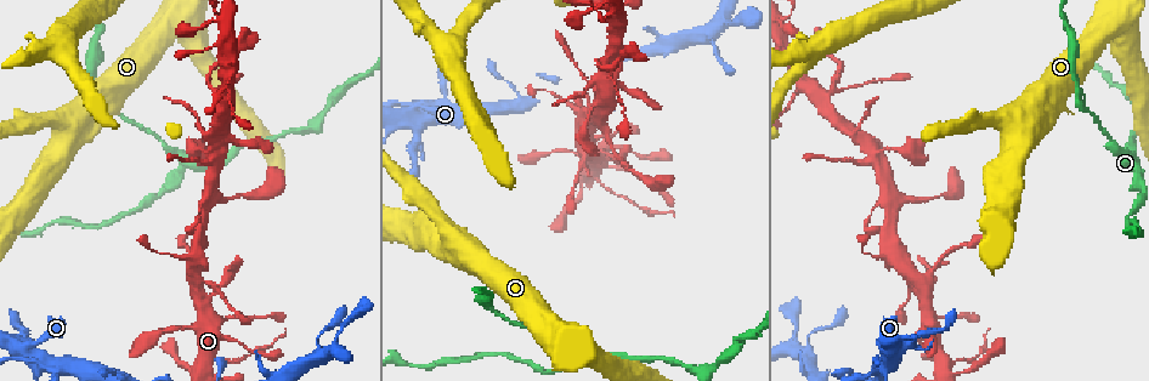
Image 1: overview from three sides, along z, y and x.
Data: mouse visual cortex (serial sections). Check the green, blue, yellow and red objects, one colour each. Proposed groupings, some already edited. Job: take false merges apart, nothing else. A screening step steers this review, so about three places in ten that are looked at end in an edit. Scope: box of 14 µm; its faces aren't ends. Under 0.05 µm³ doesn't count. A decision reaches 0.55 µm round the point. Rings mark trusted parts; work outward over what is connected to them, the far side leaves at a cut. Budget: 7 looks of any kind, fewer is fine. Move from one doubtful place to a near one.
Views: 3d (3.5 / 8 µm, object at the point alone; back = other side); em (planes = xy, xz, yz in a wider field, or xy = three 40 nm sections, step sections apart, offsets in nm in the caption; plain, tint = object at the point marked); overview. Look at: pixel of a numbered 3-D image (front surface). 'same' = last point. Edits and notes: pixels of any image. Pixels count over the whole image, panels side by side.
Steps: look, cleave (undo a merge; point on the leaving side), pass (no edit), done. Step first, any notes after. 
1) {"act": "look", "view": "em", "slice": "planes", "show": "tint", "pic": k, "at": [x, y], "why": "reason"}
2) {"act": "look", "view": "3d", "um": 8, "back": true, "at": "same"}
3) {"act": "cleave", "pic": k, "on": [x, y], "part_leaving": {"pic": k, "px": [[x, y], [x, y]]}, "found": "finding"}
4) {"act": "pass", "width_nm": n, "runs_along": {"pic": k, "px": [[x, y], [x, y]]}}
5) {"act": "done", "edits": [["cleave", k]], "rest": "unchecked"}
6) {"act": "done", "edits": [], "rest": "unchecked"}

{"act": "look", "view": "3d", "um": 3.5, "pic": 1, "at": [596, 65], "why": "abrupt turn"}

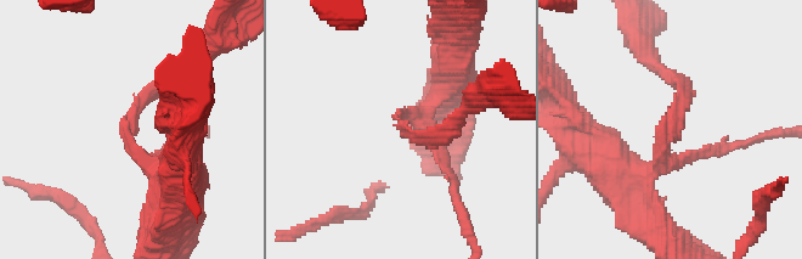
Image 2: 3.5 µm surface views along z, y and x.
{"act": "look", "view": "em", "slice": "planes", "show": "tint", "pic": 2, "at": [127, 126], "arm_widths_nm": [200, 200], "why": "now the EM"}

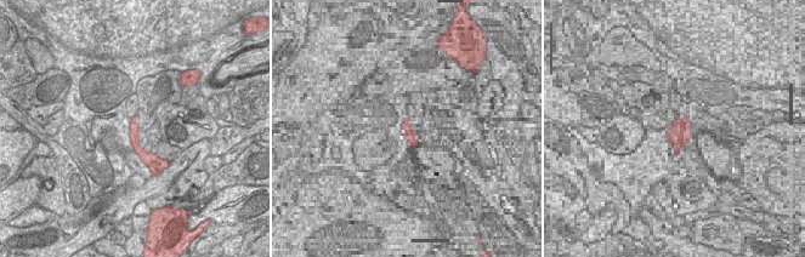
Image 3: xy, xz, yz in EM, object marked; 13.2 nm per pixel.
{"act": "pass", "runs_along": {"pic": 3, "px": [[132, 123], [136, 147], [154, 161]]}, "found": "continuous, no second cell"}

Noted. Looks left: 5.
{"act": "look", "view": "3d", "um": 3.5, "pic": 1, "at": [226, 316], "why": "sudden change in width"}

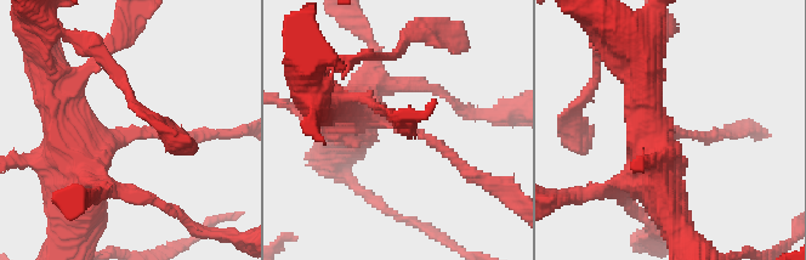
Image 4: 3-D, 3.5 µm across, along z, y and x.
{"act": "look", "view": "em", "slice": "xy", "step": 1, "show": "tint", "pic": 4, "at": [131, 133], "arm_widths_nm": [150, 450], "why": "need the tissue"}

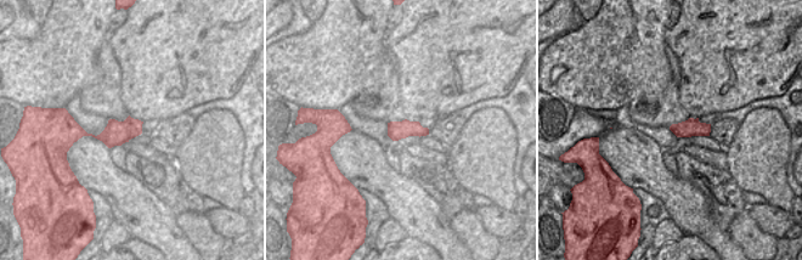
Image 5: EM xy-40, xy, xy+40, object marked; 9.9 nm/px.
{"act": "pass", "runs_along": {"pic": 4, "px": [[364, 94], [469, 171]]}, "found": "one cell here"}

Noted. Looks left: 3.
{"act": "look", "view": "3d", "um": 3.5, "pic": 1, "at": [933, 268], "why": "calibre changes"}

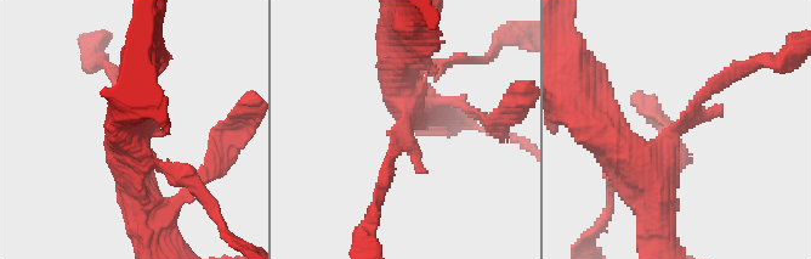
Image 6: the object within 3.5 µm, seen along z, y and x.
{"act": "look", "view": "em", "slice": "xy", "step": 1, "show": "tint", "pic": 6, "at": [399, 136]}

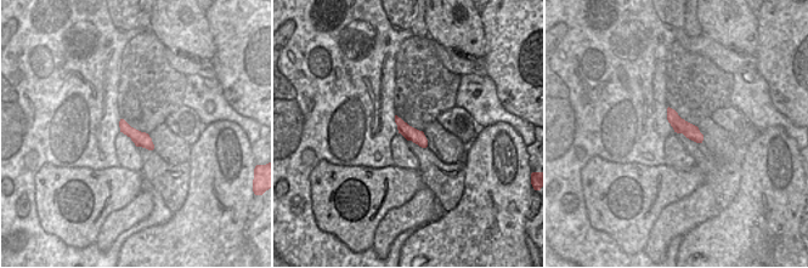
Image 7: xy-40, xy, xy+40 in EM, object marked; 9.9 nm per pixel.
{"act": "pass", "found": "one cell here"}

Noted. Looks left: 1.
{"act": "done", "edits": [], "rest": "unchecked"}

